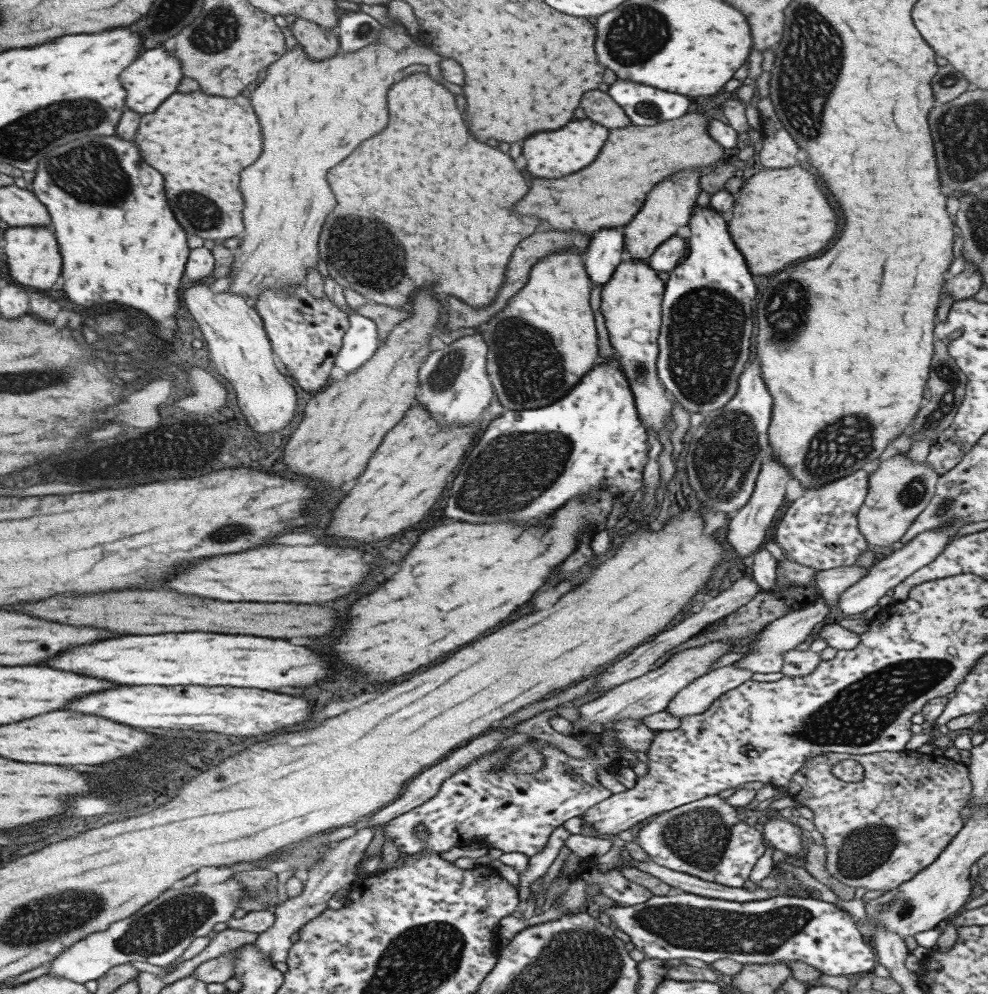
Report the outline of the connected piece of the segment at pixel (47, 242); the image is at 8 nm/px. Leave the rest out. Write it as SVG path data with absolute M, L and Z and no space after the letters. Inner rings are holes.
M41 226L8 227L2 234L6 241L4 254L6 255L6 264L9 264L7 266L9 274L19 284L27 284L27 286L33 286L39 290L51 290L53 284L59 280L61 270L64 268L64 258L51 228L41 228Z

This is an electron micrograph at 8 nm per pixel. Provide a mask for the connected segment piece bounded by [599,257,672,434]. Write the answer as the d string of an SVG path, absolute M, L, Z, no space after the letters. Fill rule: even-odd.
M624 257L615 267L609 280L601 288L600 311L605 319L604 325L615 357L619 362L619 370L625 375L629 388L632 390L634 405L644 428L653 428L657 434L667 421L671 421L671 395L663 392L665 388L659 383L656 375L656 359L658 344L656 338L660 329L661 297L664 283L657 277L656 270L647 266L646 260L631 260Z

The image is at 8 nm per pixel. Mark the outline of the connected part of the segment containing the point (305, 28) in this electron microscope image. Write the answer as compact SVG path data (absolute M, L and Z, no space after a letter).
M301 18L294 20L289 28L293 38L312 61L329 58L338 52L339 43L335 30L325 30L310 20Z

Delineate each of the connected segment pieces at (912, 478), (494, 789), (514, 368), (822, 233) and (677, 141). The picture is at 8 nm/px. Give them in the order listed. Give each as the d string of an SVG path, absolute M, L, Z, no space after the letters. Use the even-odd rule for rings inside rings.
M895 453L890 458L880 461L877 464L877 470L867 477L867 494L865 494L864 502L856 514L858 531L863 535L866 543L871 547L896 546L900 538L904 536L904 532L909 528L909 525L915 520L915 517L933 497L937 477L936 470L928 467L925 461L921 463L912 462L905 457L905 453Z
M619 720L606 729L613 732L617 742L602 746L599 735L591 733L591 736L581 740L581 745L587 749L587 756L581 760L549 746L541 746L541 740L527 740L541 747L543 757L543 768L531 774L505 774L497 770L499 764L506 762L511 751L519 749L517 744L485 754L471 761L465 770L459 770L445 779L439 791L429 800L387 821L382 838L384 842L393 840L397 851L405 855L417 854L421 850L441 853L450 848L478 843L488 849L495 848L503 853L517 852L533 858L537 852L541 852L541 848L545 848L555 828L569 818L580 816L590 806L604 801L610 795L609 790L603 788L597 780L599 767L615 774L615 767L621 760L621 748L625 747L633 754L646 754L654 738L651 730L637 720ZM417 825L425 827L424 838L417 838L414 834Z
M563 250L541 258L530 268L527 283L480 328L487 345L487 376L495 396L507 410L529 410L560 399L597 362L597 333L589 307L591 282L583 267L583 255Z
M799 166L783 168L783 170L764 169L751 175L740 188L737 200L731 208L731 220L727 222L727 230L729 230L733 244L743 254L751 274L769 274L769 272L785 268L793 260L801 260L801 258L807 258L809 254L823 250L837 230L837 216L827 196L821 190L819 178Z
M691 112L677 118L677 122L609 130L609 142L605 140L601 152L589 166L561 178L535 178L525 198L515 204L513 212L537 216L539 220L545 220L551 230L577 230L593 234L600 229L625 227L641 208L643 198L653 184L665 180L677 170L695 168L701 171L723 158L723 152L727 150L707 138L705 122L707 116Z

